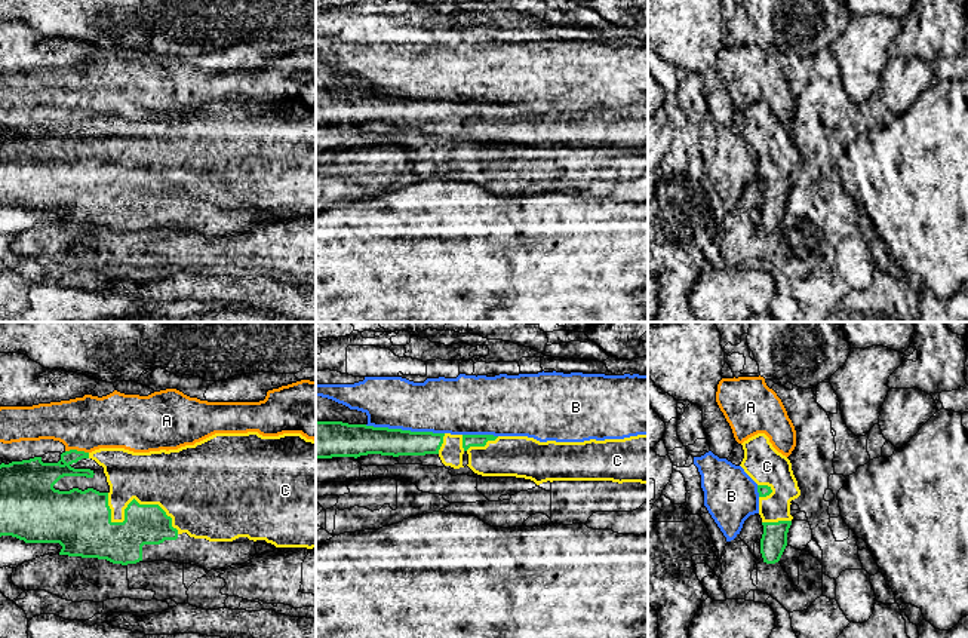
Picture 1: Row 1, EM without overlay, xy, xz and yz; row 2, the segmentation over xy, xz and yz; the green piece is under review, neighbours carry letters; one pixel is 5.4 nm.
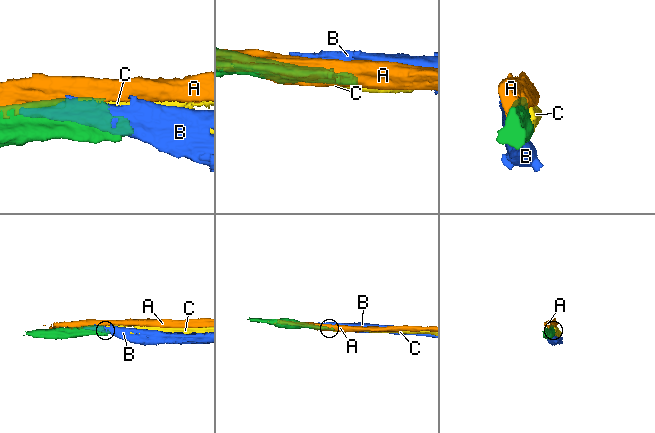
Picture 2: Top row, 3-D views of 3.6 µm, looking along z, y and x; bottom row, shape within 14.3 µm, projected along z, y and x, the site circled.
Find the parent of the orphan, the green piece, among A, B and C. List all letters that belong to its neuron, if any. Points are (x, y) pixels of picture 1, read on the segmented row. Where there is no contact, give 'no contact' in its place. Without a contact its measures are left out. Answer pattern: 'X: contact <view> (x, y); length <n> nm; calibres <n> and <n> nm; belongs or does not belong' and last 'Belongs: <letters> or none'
A: contact xy (76, 450); length 130 nm; calibres 170 and 300 nm; does not belong
B: contact xz (405, 431); length 440 nm; calibres 170 and 300 nm; does not belong
C: contact xy (131, 502); length 440 nm; calibres 260 and 300 nm; belongs
Belongs: C

